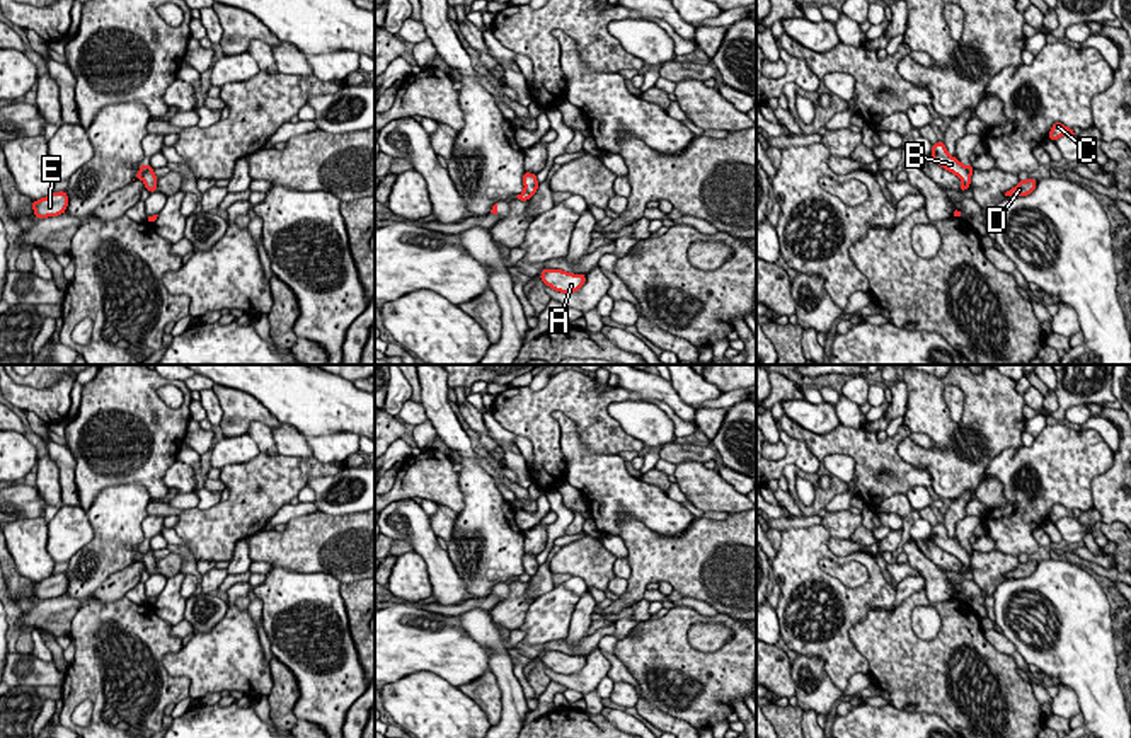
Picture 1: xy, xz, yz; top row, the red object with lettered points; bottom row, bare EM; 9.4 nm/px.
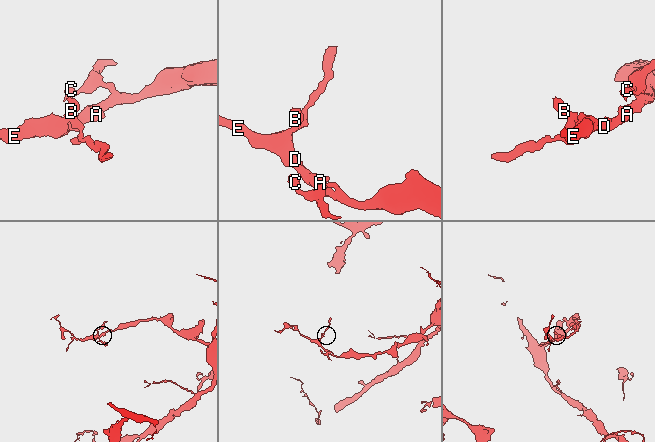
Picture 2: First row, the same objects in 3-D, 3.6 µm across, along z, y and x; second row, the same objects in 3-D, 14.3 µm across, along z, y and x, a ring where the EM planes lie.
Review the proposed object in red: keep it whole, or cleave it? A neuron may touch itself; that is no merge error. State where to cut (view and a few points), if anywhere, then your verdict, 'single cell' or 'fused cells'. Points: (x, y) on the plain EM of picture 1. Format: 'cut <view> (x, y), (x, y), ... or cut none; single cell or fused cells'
cut xy (150, 549), (142, 559); fused cells

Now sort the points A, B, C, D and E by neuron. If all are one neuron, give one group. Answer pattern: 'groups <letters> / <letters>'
groups A C D E / B

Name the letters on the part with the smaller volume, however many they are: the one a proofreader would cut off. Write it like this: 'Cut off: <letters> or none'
Cut off: B

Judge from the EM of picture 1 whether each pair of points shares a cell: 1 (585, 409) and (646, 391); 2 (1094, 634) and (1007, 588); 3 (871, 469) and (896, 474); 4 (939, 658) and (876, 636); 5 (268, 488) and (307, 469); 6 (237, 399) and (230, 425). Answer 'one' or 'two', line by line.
1: two
2: one
3: one
4: one
5: one
6: one

